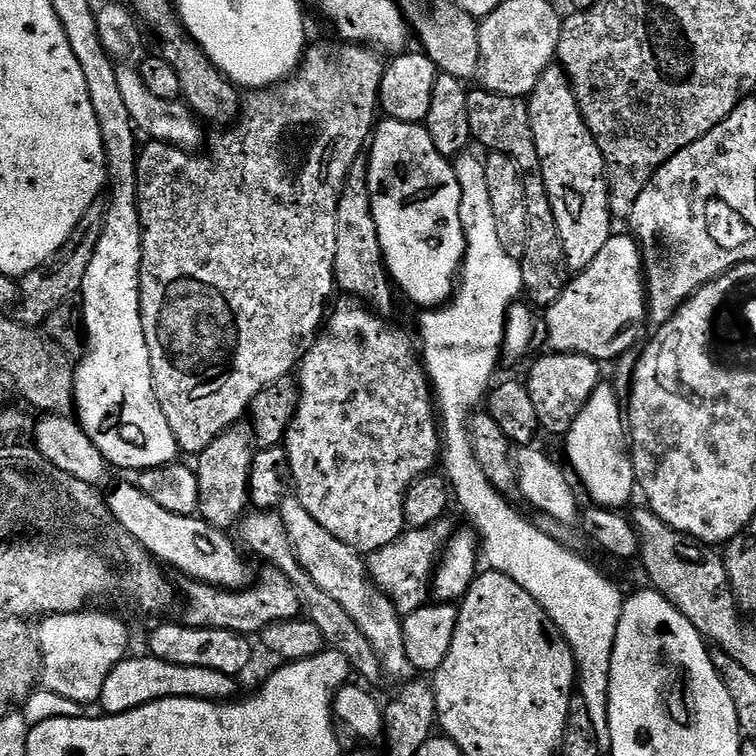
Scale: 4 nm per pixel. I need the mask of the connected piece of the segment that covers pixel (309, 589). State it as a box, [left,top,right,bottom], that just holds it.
[239,511,382,680]

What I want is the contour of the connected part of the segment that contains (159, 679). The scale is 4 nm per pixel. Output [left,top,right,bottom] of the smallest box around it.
[99,654,237,716]

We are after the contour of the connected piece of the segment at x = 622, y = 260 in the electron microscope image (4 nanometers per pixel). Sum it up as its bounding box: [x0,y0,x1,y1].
[542,234,648,362]

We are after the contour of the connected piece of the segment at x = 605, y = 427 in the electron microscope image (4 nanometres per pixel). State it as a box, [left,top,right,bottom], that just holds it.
[566,382,638,509]

